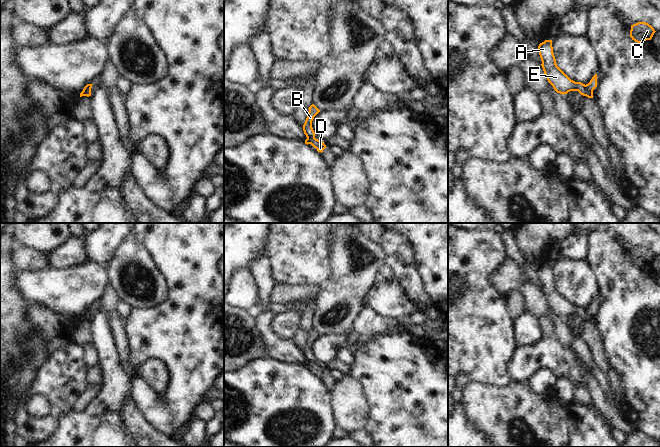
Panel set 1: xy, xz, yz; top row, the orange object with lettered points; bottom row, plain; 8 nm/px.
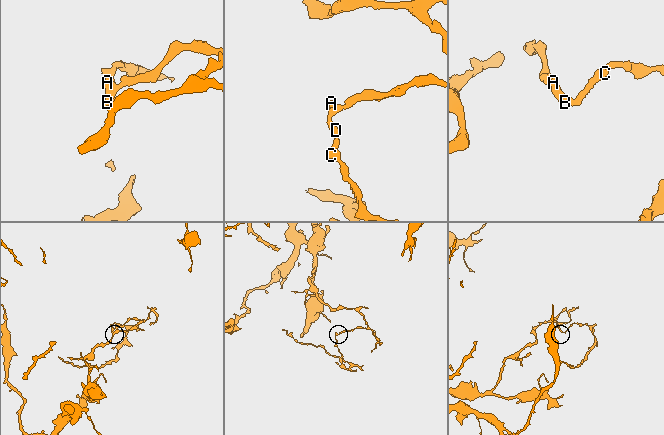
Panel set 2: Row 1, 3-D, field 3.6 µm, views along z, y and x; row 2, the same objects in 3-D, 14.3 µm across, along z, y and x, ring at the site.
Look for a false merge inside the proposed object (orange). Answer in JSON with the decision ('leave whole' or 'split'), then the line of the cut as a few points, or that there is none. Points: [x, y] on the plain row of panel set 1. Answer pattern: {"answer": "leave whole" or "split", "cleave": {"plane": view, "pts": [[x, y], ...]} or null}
{"answer": "split", "cleave": {"plane": "yz", "pts": [[584, 309], [586, 319]]}}

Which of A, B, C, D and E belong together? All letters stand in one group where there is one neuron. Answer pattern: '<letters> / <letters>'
A B E / C D

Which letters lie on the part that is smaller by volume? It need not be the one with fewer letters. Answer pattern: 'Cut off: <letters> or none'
Cut off: C, D

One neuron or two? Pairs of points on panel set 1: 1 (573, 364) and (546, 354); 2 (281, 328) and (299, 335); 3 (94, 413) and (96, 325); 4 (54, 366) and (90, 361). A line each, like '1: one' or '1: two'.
1: one
2: two
3: one
4: two

